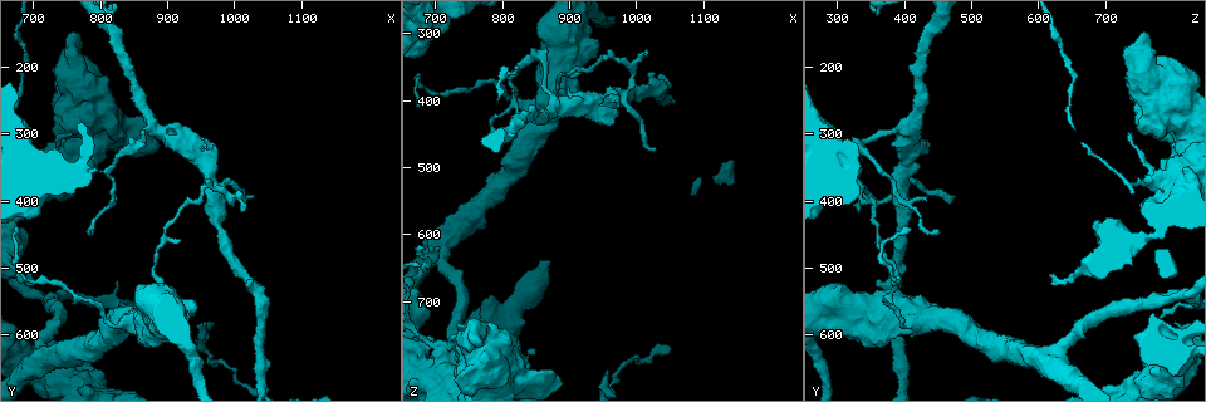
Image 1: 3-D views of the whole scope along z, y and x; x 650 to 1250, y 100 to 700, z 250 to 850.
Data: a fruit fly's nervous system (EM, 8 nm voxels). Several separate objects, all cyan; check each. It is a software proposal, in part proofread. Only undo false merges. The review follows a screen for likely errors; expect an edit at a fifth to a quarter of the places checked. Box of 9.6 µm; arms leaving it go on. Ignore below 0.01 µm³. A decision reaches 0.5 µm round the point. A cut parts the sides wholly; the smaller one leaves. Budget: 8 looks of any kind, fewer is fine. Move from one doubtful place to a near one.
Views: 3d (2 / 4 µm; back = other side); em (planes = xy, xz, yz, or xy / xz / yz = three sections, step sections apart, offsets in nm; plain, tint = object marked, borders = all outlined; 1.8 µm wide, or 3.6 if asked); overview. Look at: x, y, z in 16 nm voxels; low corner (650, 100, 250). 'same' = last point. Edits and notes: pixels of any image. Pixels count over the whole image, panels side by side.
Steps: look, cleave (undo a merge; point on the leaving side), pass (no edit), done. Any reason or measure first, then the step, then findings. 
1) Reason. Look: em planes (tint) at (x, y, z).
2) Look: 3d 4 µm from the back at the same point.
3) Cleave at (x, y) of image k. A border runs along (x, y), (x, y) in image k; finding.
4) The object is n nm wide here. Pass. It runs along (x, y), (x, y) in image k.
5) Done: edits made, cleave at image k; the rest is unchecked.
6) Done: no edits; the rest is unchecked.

Thin neck. Look: 3d 2 µm at (980, 390, 395).

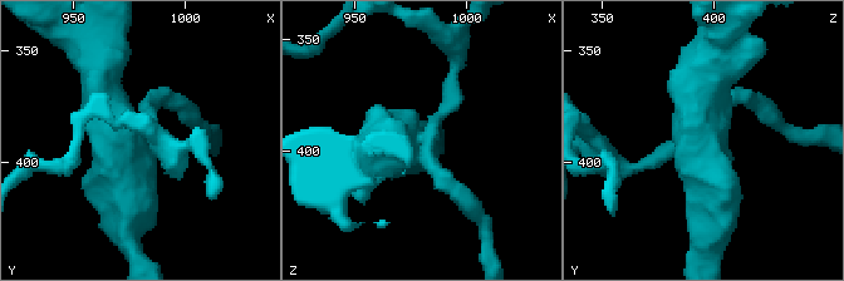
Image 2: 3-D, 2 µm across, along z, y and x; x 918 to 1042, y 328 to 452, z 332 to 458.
4 arms meet here. Look: em xy step 16 (tint) at (975, 388, 392).

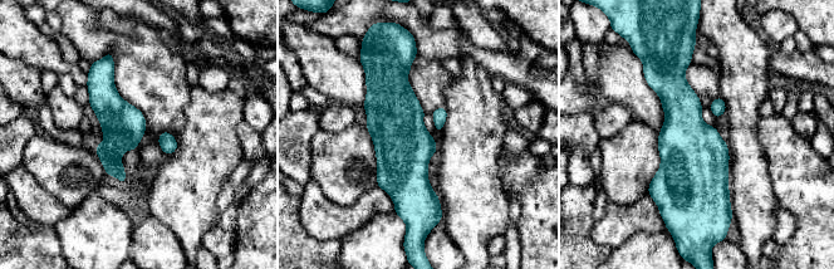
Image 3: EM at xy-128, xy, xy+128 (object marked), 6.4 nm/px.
Look: em planes (tint) at the same point.

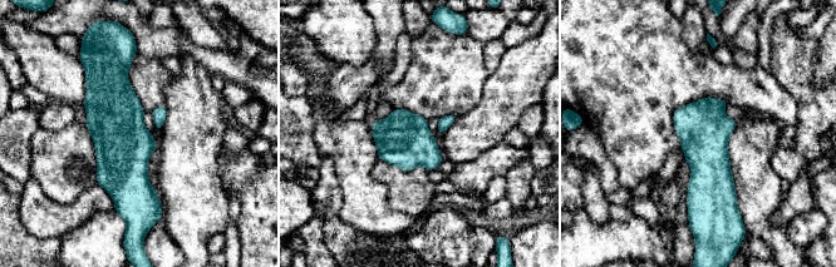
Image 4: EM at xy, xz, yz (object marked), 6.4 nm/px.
The object is 320 nm wide here. Pass. All the same neuron.

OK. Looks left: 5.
Three arms meet. Look: em 3.6 µm planes (tint) at (885, 295, 405).

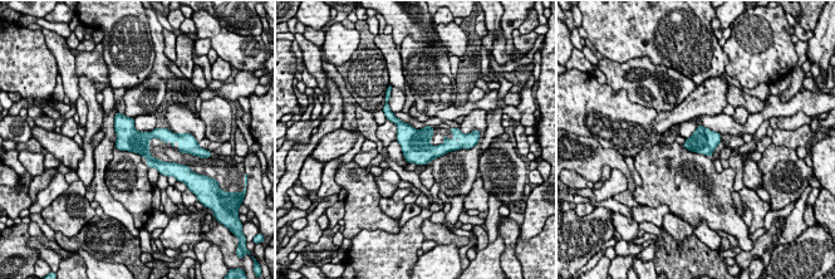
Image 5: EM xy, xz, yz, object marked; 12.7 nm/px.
Pass. Continuous, no second neuron.

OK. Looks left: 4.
Sudden change in width. Look: em planes (borders) at (710, 375, 785).

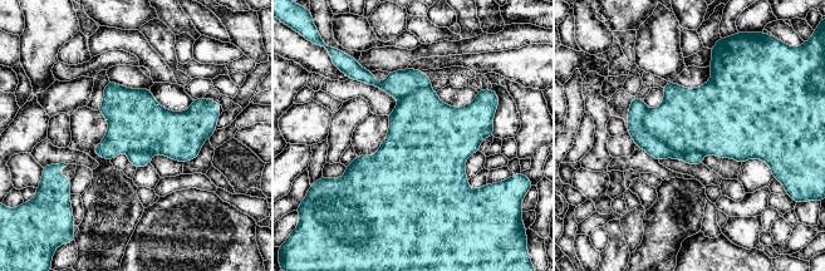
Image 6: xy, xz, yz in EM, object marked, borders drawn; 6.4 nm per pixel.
Cleave at (643, 139) of image 6. The part that leaves runs along (636, 100), (656, 148), (700, 161) in image 6; a second neuron is stuck on.

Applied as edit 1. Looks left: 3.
Done: edits made, cleave at image 6; the rest is unchecked.

